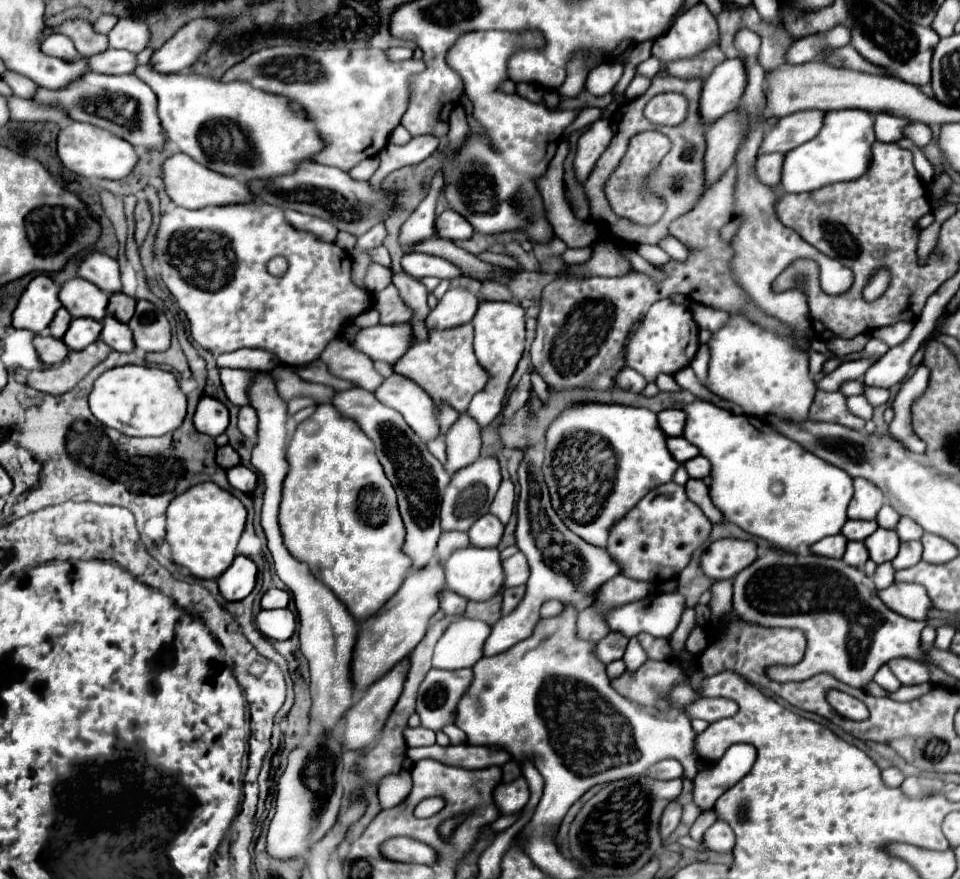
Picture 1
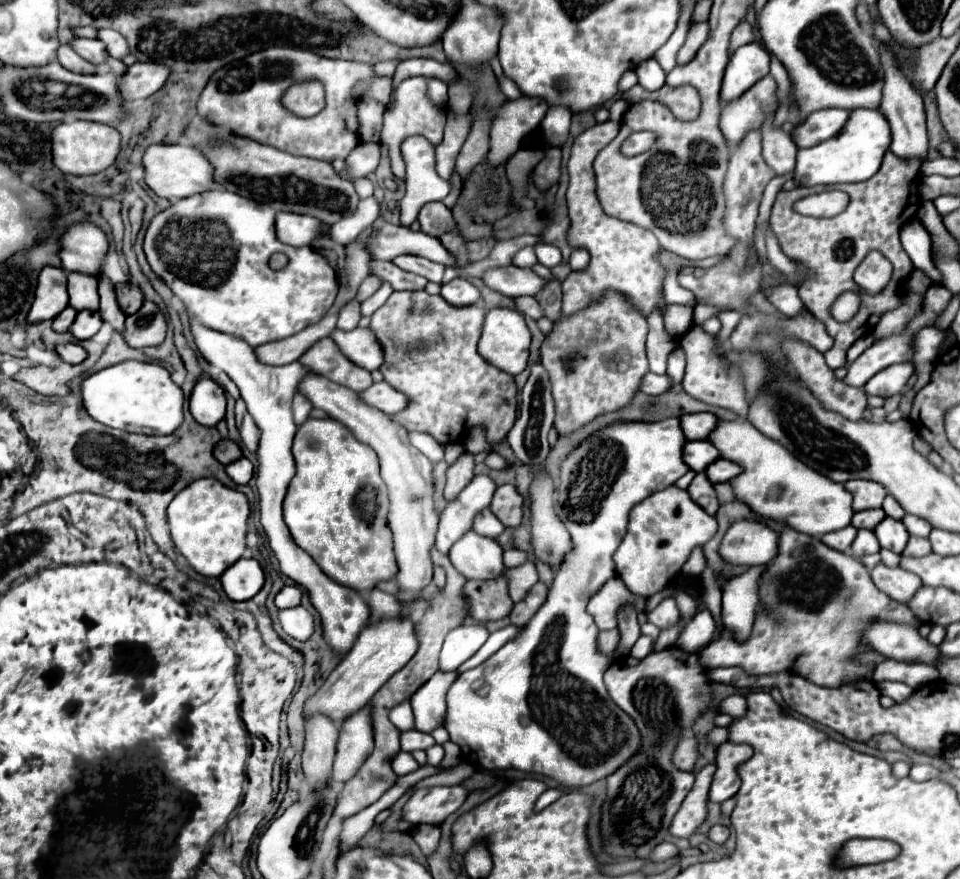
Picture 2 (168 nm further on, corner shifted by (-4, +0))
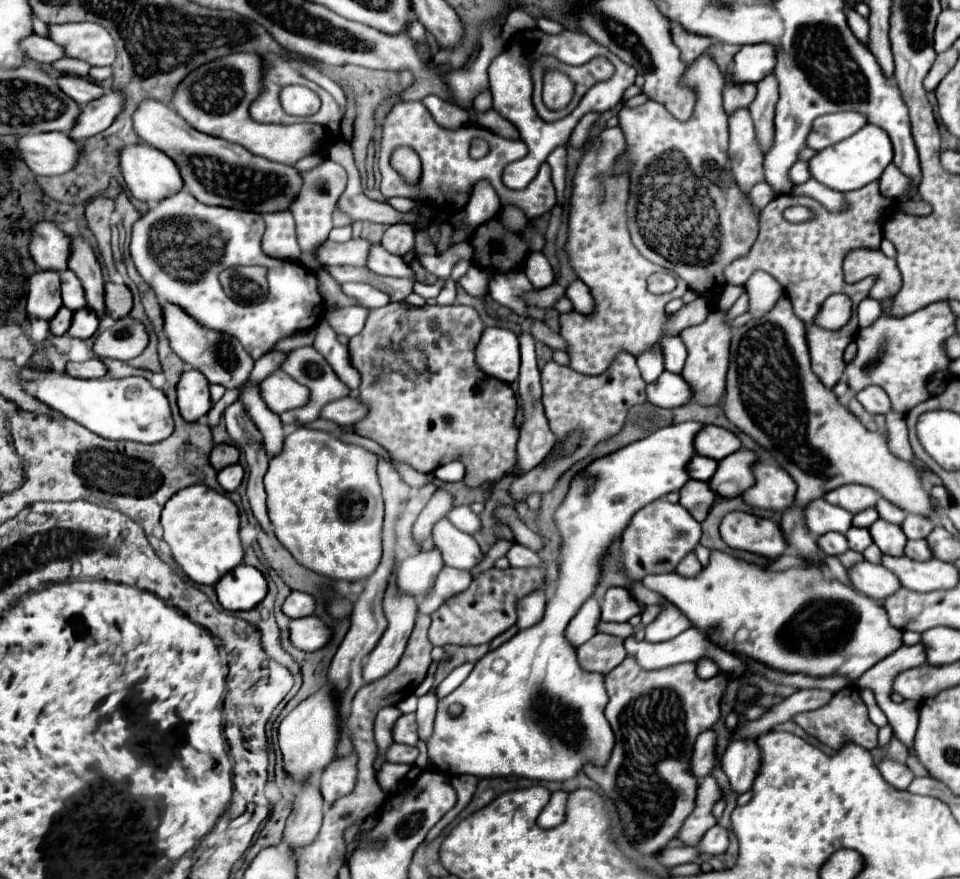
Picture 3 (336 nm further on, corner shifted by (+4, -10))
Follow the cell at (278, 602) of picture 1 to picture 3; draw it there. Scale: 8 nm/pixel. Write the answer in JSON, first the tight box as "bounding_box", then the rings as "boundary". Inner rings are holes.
{"bounding_box":[282,592,316,618],"boundary":[[[292,592],[284,606],[282,606],[282,612],[290,618],[304,618],[304,616],[310,616],[316,608],[316,600],[314,596],[306,594],[306,592]]]}

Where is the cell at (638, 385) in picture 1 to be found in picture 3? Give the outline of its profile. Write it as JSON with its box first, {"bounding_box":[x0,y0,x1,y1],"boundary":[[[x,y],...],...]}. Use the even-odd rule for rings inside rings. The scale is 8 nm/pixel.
{"bounding_box":[646,372,692,408],"boundary":[[[662,372],[662,376],[648,384],[646,388],[648,402],[660,406],[660,408],[678,408],[688,402],[692,402],[692,388],[690,384],[680,376],[672,372]]]}

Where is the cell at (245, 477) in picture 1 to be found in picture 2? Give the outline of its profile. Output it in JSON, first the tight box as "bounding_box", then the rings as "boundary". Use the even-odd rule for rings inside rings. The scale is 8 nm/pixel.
{"bounding_box":[226,458,254,484],"boundary":[[[240,458],[240,460],[232,462],[232,464],[228,464],[228,466],[226,466],[226,472],[228,472],[228,476],[230,476],[236,484],[248,484],[250,478],[252,478],[252,474],[254,474],[254,466],[250,464],[250,460]]]}

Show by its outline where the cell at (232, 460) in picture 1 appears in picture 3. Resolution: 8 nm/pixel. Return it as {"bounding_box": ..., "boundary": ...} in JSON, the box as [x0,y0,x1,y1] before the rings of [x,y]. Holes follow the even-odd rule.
{"bounding_box":[210,444,240,470],"boundary":[[[216,444],[210,454],[210,464],[214,470],[222,470],[224,466],[236,464],[240,450],[234,444]]]}

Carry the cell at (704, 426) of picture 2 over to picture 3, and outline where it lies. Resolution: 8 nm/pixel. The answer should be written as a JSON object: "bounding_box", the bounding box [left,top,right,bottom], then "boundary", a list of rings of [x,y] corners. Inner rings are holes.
{"bounding_box":[694,426,742,460],"boundary":[[[706,426],[702,432],[698,432],[694,446],[700,448],[700,450],[696,450],[700,456],[722,460],[722,458],[730,456],[732,452],[738,452],[742,444],[740,444],[738,436],[732,434],[730,430],[720,428],[720,426]]]}

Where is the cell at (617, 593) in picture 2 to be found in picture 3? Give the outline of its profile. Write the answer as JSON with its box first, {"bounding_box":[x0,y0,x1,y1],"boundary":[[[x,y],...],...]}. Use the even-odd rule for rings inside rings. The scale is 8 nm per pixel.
{"bounding_box":[564,596,600,648],"boundary":[[[590,596],[590,600],[586,600],[582,608],[576,612],[576,616],[570,620],[564,632],[566,640],[570,640],[574,648],[578,648],[596,634],[598,620],[600,620],[600,602],[596,596]]]}

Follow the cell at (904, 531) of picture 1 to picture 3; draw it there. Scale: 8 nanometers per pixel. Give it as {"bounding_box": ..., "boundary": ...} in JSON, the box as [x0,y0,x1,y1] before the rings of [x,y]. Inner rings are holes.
{"bounding_box":[902,514,934,540],"boundary":[[[908,514],[906,520],[902,522],[902,530],[906,534],[906,538],[910,540],[918,540],[918,538],[926,538],[934,528],[934,520],[932,518],[924,518],[920,514]]]}

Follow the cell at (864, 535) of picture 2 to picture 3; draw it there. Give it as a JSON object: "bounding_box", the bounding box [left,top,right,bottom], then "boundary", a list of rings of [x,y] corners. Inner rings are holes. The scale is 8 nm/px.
{"bounding_box":[846,526,872,552],"boundary":[[[852,526],[848,532],[846,532],[846,538],[848,538],[848,546],[856,552],[864,552],[870,544],[872,544],[872,536],[866,528],[856,528]]]}

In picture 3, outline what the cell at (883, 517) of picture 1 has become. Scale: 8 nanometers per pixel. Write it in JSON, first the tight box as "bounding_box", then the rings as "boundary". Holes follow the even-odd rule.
{"bounding_box":[876,498,906,524],"boundary":[[[880,498],[880,500],[876,502],[876,510],[878,510],[878,514],[880,514],[882,520],[892,522],[892,524],[902,524],[904,518],[906,518],[906,512],[904,512],[902,508],[898,508],[896,504],[888,502],[886,498]]]}

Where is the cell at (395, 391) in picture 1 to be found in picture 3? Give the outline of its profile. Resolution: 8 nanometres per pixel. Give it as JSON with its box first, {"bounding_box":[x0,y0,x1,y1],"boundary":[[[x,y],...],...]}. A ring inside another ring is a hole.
{"bounding_box":[320,396,366,426],"boundary":[[[348,396],[326,404],[320,412],[320,418],[336,422],[340,426],[352,426],[364,416],[366,416],[366,406],[360,404],[356,398],[348,398]]]}

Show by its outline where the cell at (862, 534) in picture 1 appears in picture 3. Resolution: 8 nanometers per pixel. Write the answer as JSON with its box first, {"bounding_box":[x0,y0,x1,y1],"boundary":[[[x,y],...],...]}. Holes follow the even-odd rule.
{"bounding_box":[854,506,878,528],"boundary":[[[874,506],[866,508],[864,512],[854,514],[854,526],[858,526],[858,528],[870,528],[876,520],[878,520],[878,512]]]}

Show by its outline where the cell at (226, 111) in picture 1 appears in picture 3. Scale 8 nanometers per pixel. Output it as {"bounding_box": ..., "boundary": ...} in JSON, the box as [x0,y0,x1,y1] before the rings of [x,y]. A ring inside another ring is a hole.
{"bounding_box":[52,58,91,76],"boundary":[[[63,58],[54,63],[52,67],[60,72],[60,74],[73,74],[78,76],[88,76],[91,66],[83,61],[73,58]]]}

